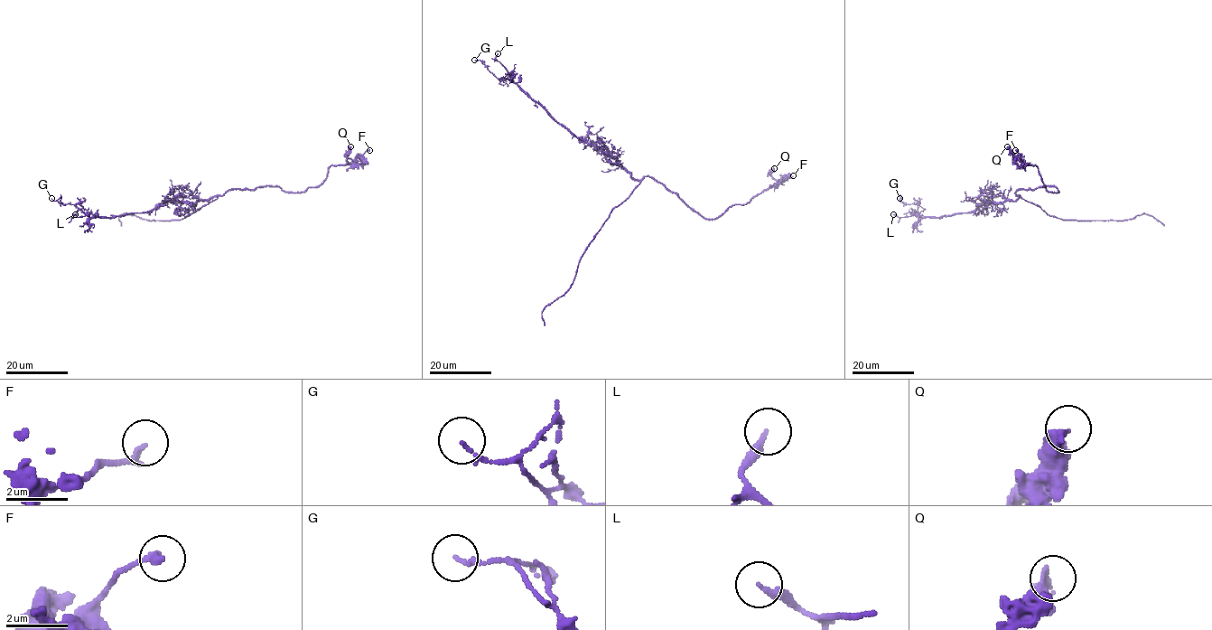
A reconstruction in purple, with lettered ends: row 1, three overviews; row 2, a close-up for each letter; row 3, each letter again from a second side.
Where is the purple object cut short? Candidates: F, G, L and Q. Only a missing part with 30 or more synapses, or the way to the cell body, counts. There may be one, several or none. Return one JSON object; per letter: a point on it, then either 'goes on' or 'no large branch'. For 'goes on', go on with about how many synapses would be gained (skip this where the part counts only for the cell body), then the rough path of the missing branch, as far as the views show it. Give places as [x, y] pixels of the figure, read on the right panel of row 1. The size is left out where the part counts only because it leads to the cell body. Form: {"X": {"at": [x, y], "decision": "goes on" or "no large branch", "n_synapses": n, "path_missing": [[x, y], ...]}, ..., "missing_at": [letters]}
{"F": {"at": [1015, 150], "decision": "no large branch"}, "G": {"at": [899, 198], "decision": "no large branch"}, "L": {"at": [893, 214], "decision": "no large branch"}, "Q": {"at": [1007, 146], "decision": "no large branch"}, "missing_at": []}

